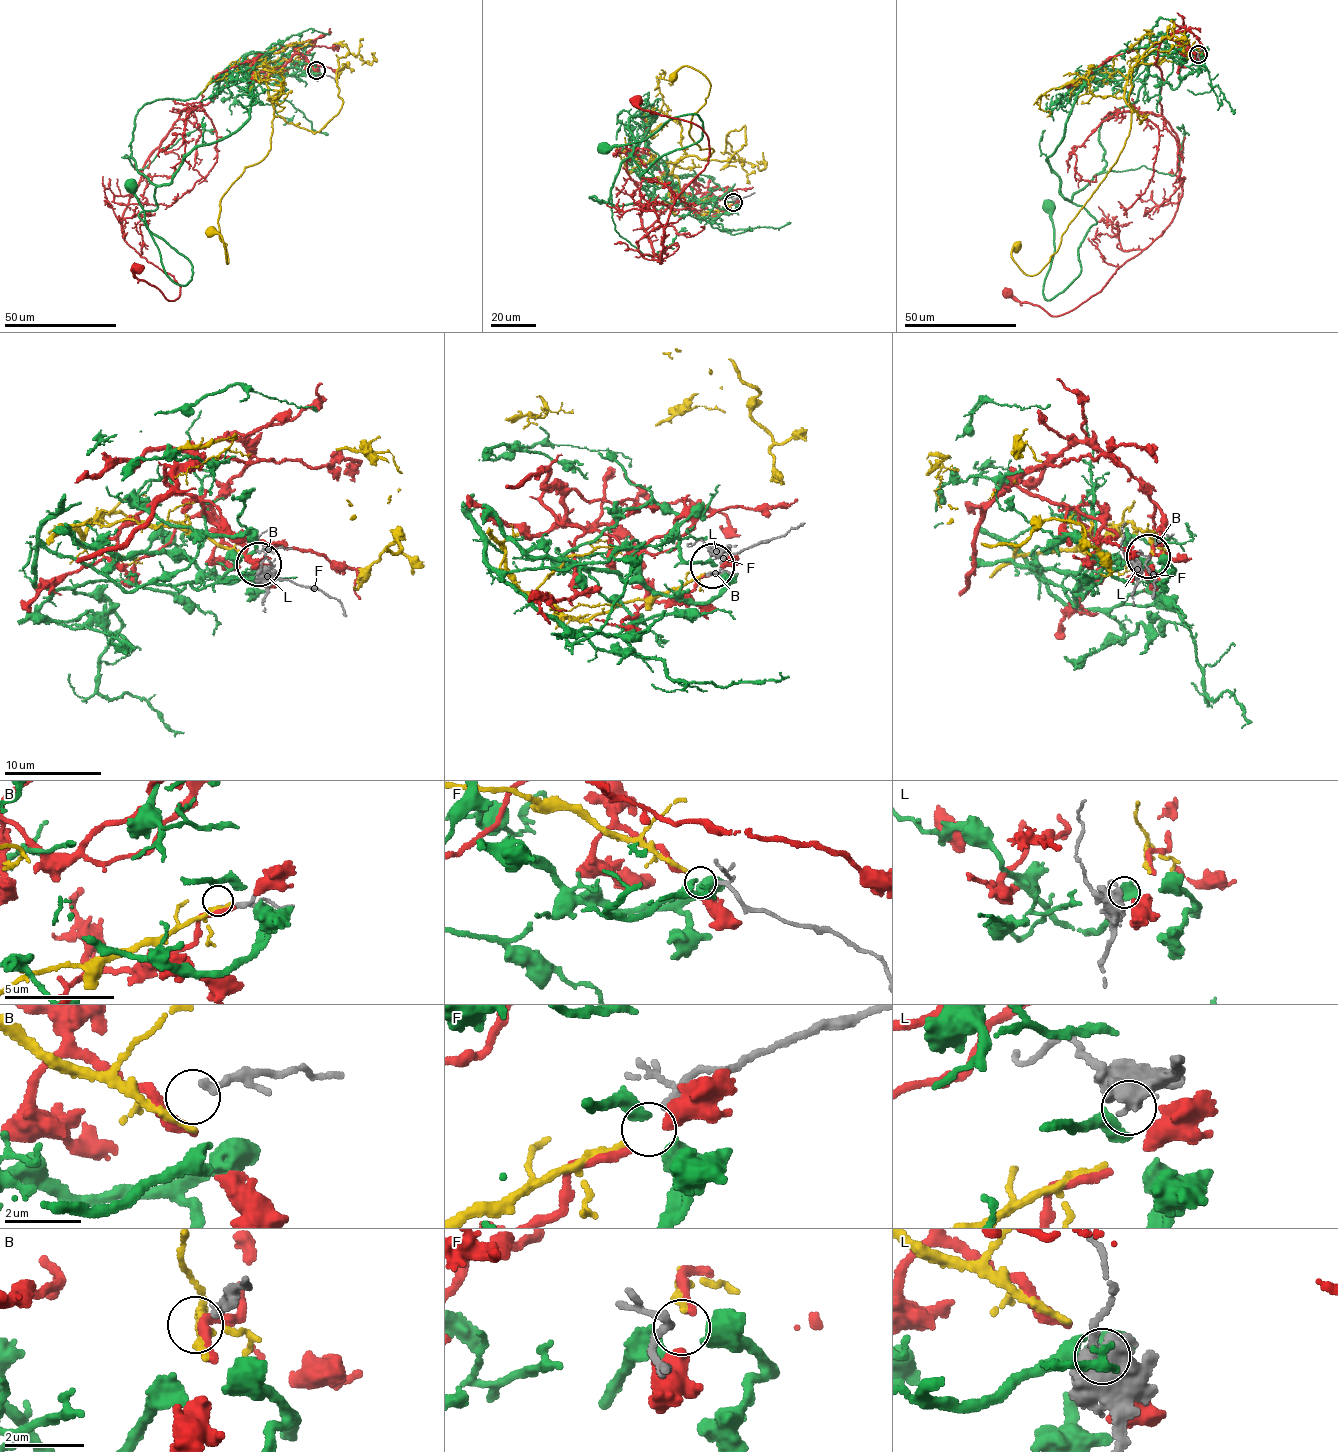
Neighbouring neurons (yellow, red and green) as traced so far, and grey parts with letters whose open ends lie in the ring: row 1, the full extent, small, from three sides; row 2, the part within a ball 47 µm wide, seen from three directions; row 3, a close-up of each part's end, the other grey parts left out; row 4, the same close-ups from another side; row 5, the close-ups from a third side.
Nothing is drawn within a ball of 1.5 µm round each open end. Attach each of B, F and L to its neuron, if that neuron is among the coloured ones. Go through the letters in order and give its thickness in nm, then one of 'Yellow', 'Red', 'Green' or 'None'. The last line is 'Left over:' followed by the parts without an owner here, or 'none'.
B: Thickness 220 nm. None
F: Thickness 150 nm. Yellow
L: Thickness 400 nm. Green
Left over: B

